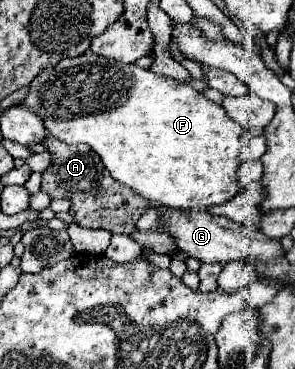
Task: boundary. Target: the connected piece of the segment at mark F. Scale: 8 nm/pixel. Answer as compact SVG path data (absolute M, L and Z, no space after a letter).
M86 51L86 55L76 59L66 57L56 67L42 71L30 83L30 93L22 105L32 109L56 139L90 145L92 151L100 155L110 175L132 187L138 195L148 199L150 205L206 211L206 207L222 205L240 193L236 173L240 165L238 153L242 129L228 119L220 105L208 101L188 83L156 75L154 71L136 65L122 65Z

